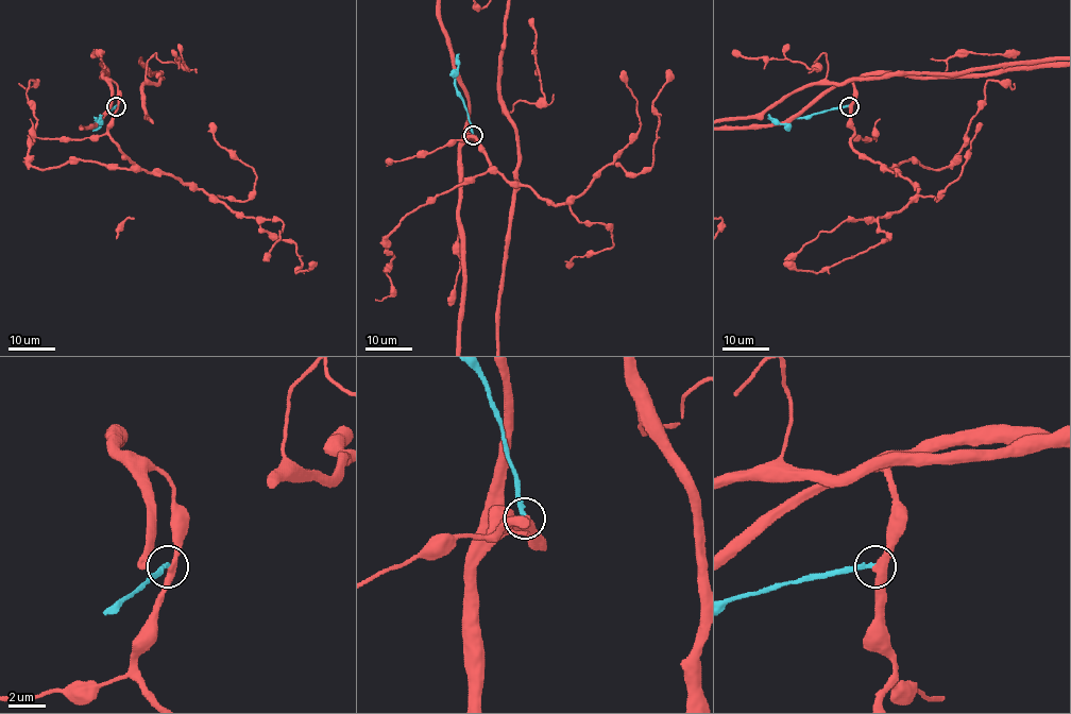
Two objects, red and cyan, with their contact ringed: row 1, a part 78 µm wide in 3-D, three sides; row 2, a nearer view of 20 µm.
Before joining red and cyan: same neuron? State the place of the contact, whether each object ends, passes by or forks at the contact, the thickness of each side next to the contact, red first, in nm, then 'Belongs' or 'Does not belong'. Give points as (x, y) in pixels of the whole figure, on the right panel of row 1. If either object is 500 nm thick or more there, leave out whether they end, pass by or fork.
Place: (849, 106). At the ring red passes by. At the ring cyan ends. Thickness 380 nm (red) against 240 nm. Does not belong

